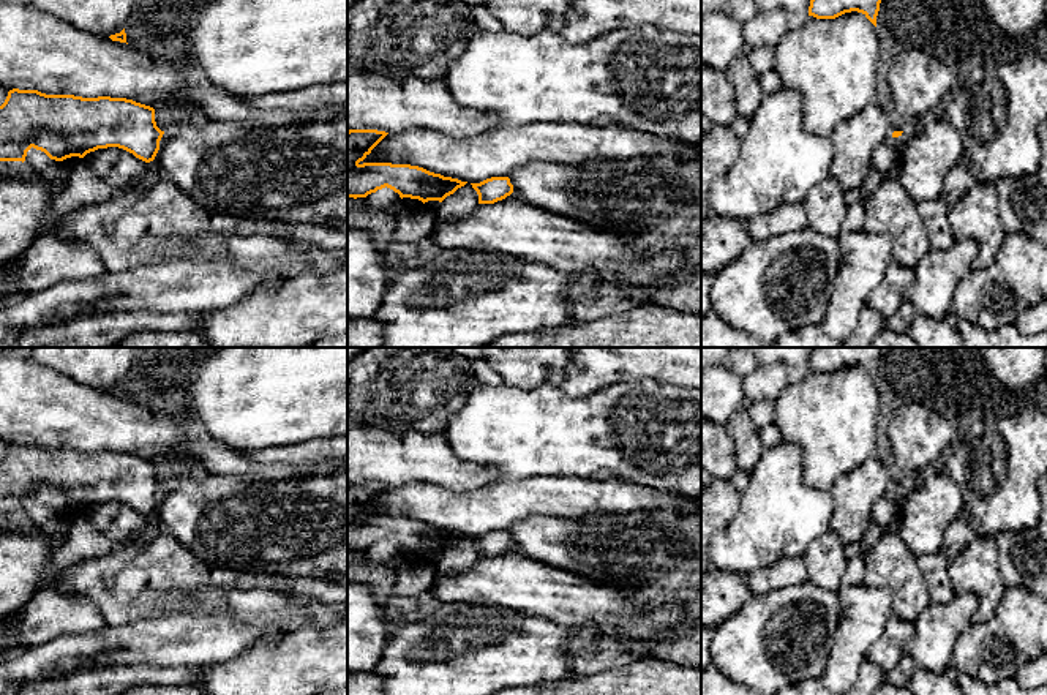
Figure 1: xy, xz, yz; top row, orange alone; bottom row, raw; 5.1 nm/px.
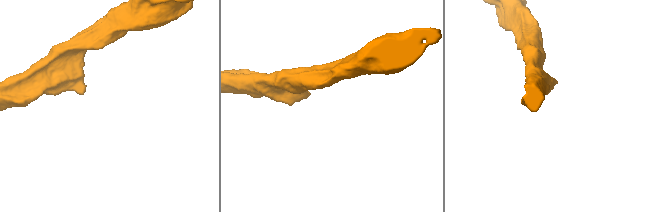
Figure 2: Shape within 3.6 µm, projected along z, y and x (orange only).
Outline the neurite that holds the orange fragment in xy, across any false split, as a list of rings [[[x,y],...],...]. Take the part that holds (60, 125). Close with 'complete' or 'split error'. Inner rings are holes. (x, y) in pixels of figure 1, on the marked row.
[[[13,88],[0,106],[0,161],[24,163],[32,147],[55,161],[118,147],[150,163],[163,134],[155,109],[126,98]]]; complete

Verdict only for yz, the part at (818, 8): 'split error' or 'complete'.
complete

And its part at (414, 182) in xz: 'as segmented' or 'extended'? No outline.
as segmented

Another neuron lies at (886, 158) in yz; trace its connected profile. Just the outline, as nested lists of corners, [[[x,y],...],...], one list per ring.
[[[889,137],[881,142],[872,156],[872,169],[881,172],[884,177],[894,177],[902,163],[902,141],[900,137]]]

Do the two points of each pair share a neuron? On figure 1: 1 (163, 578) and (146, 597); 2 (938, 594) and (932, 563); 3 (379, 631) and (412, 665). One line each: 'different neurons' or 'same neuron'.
1: different neurons
2: same neuron
3: different neurons

